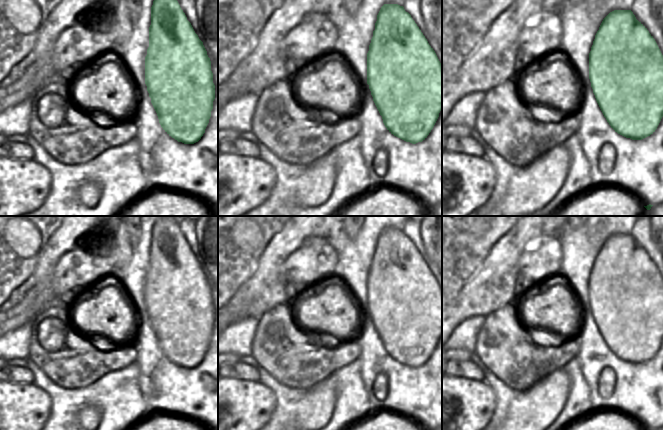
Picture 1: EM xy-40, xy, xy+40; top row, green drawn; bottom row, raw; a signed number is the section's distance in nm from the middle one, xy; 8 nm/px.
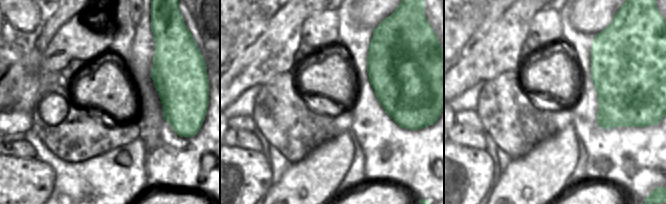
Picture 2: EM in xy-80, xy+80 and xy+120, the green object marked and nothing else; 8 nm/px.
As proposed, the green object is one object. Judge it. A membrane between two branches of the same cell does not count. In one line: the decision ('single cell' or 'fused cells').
fused cells

